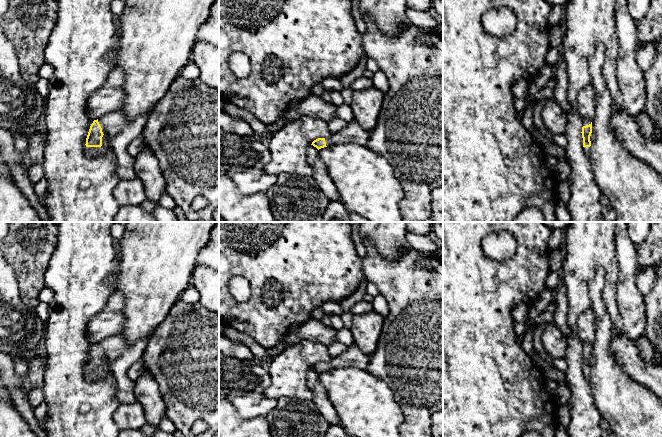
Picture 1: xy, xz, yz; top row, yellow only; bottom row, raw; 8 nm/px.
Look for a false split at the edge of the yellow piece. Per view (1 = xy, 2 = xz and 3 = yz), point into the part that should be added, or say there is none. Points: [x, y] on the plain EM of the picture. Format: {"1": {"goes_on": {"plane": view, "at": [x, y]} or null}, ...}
{"1": {"goes_on": {"plane": "xy", "at": [118, 356]}}, "2": {"goes_on": {"plane": "xz", "at": [354, 357]}}, "3": {"goes_on": {"plane": "yz", "at": [586, 345]}}}

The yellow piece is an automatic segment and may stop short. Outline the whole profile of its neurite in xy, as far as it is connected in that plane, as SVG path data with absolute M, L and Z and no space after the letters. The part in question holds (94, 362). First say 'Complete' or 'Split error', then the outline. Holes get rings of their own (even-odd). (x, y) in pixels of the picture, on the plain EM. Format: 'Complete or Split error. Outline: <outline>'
Split error. Outline: M119 333L94 344L86 362L86 380L92 381L99 375L111 373L116 382L118 401L121 404L137 402L135 382L128 377L127 371L130 366L142 360L146 346L146 340L128 345Z

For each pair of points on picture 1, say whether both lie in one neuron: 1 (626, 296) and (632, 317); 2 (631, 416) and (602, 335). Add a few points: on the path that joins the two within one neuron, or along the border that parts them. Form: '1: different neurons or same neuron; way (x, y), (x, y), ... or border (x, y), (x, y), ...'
1: same neuron; way (630, 301), (632, 312)
2: same neuron; way (617, 396), (606, 376), (602, 355)

